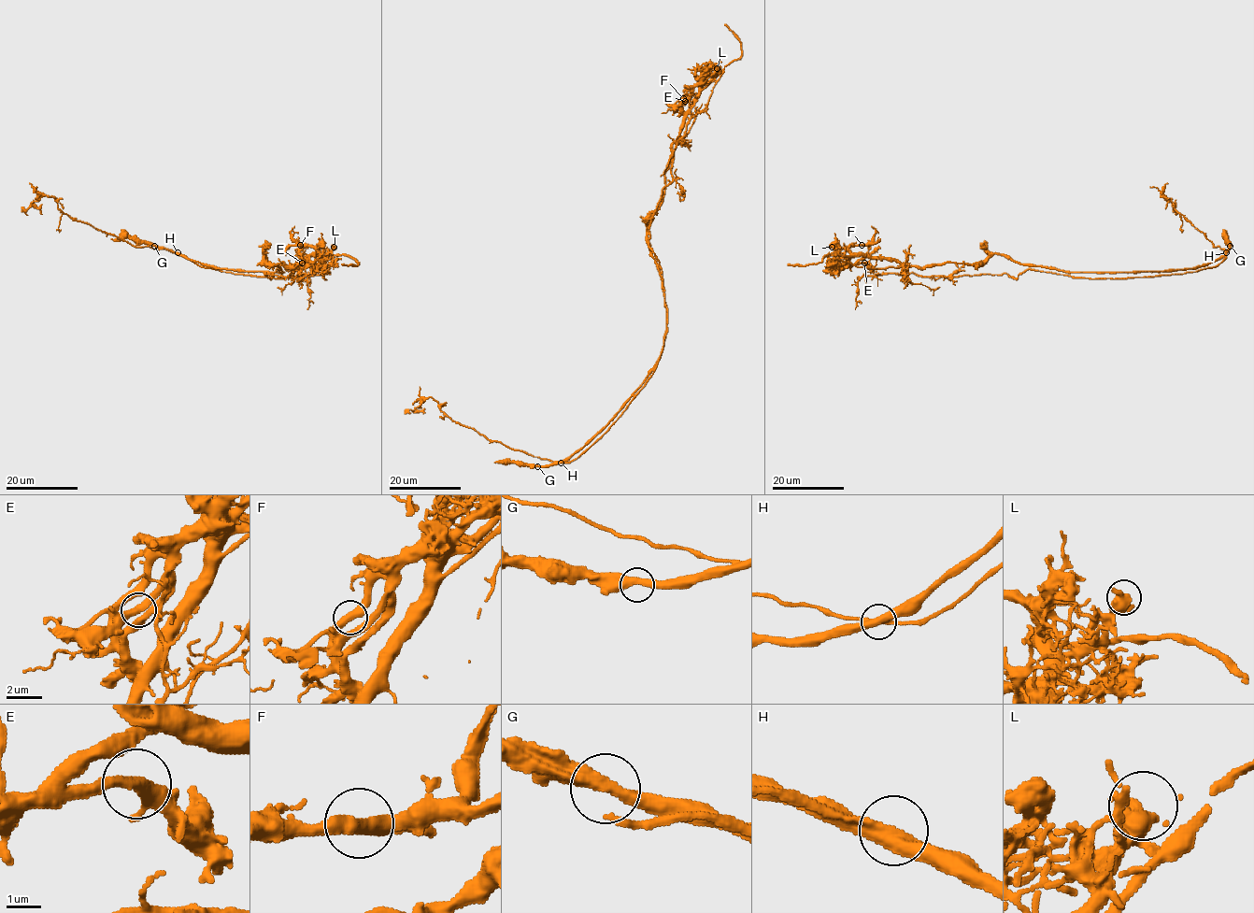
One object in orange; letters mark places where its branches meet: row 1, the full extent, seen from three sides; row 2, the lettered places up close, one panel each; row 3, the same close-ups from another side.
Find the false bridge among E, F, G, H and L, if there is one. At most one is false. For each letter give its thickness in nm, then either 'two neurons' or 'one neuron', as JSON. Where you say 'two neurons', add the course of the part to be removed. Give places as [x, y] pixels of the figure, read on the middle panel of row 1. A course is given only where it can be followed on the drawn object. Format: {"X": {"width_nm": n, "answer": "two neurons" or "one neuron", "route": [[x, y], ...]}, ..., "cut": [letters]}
{"E": {"width_nm": 400, "answer": "one neuron"}, "F": {"width_nm": 440, "answer": "one neuron"}, "G": {"width_nm": 420, "answer": "one neuron"}, "H": {"width_nm": 440, "answer": "two neurons", "route": [[561, 462], [584, 453], [605, 432], [657, 364], [668, 308], [648, 226], [672, 180], [677, 143], [724, 71]]}, "L": {"width_nm": 480, "answer": "one neuron"}, "cut": ["H"]}

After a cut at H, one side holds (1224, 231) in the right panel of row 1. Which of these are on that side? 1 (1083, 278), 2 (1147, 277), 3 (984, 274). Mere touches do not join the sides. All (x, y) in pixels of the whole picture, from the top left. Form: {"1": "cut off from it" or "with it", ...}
{"1": "cut off from it", "2": "cut off from it", "3": "cut off from it"}

